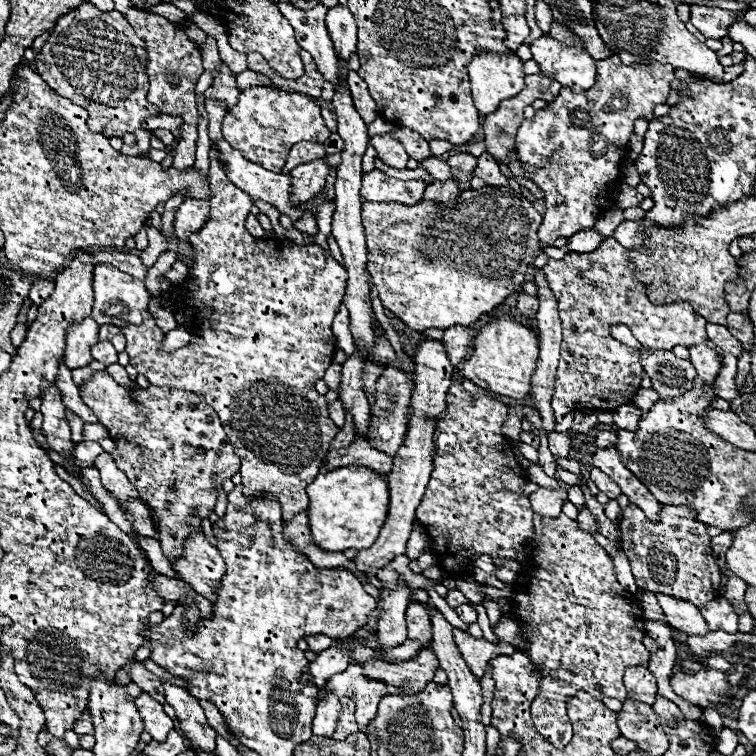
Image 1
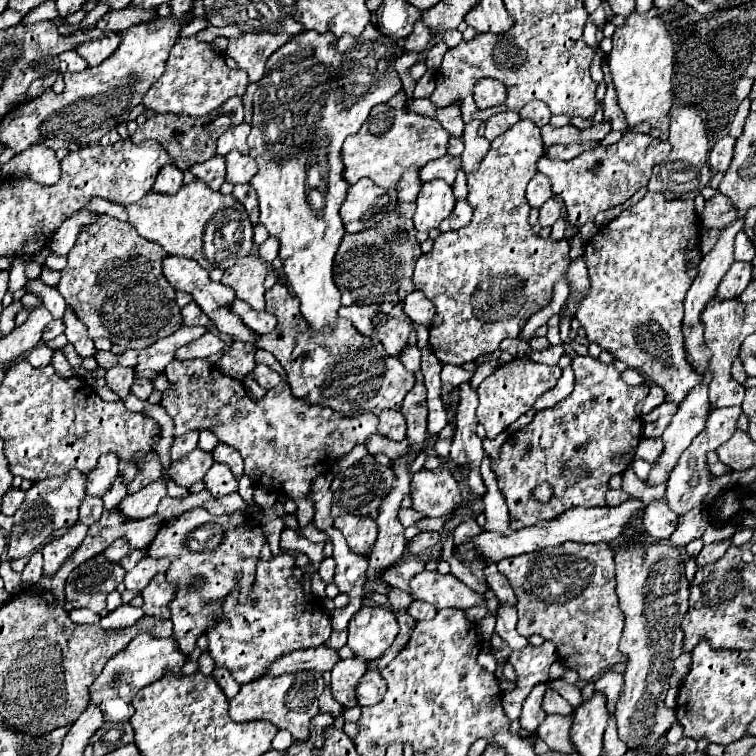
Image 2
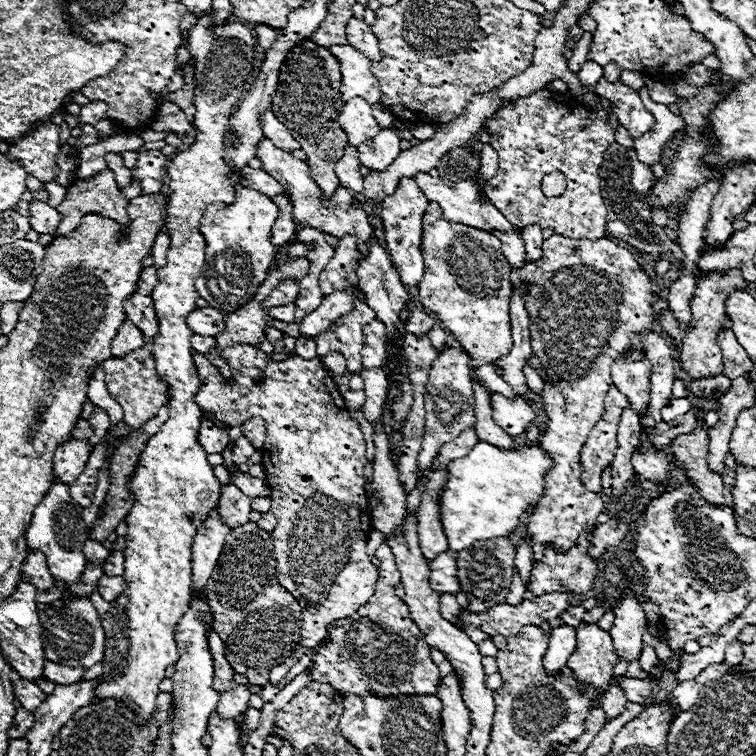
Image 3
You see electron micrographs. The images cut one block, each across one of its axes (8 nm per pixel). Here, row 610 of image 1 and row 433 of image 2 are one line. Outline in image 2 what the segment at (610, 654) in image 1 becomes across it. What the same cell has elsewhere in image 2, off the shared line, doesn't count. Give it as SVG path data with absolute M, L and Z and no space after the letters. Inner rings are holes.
M576 356L572 360L572 368L576 374L572 394L554 408L540 410L526 428L510 434L500 448L500 456L492 460L492 472L496 474L498 488L508 504L512 528L524 528L536 524L538 520L560 516L562 512L578 506L604 506L608 480L632 464L636 446L642 440L642 418L636 412L636 404L648 396L650 386L628 386L616 366L602 364L590 356ZM540 482L548 482L554 488L554 498L548 504L540 504L532 498L532 488Z

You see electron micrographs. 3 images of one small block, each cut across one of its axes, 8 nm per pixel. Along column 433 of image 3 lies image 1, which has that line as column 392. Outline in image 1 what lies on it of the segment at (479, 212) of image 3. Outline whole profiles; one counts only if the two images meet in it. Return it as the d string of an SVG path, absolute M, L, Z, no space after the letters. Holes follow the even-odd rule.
M374 168L362 176L360 194L370 202L400 202L400 204L418 204L422 200L422 192L428 182L416 180L398 180L382 170Z

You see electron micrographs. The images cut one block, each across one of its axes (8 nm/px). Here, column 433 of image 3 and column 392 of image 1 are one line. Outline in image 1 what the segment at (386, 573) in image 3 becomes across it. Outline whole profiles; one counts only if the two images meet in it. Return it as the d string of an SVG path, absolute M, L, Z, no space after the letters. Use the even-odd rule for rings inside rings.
M348 636L348 638L336 640L336 644L346 646L350 664L362 664L362 668L366 670L366 676L370 676L370 680L380 680L390 694L422 692L422 688L434 678L434 672L438 668L436 654L432 650L428 650L428 648L422 648L412 660L406 660L406 662L388 662L388 660L384 660L386 648L382 648L382 644L378 644L378 636L370 636L370 638L362 640L362 642L356 640L354 636Z

